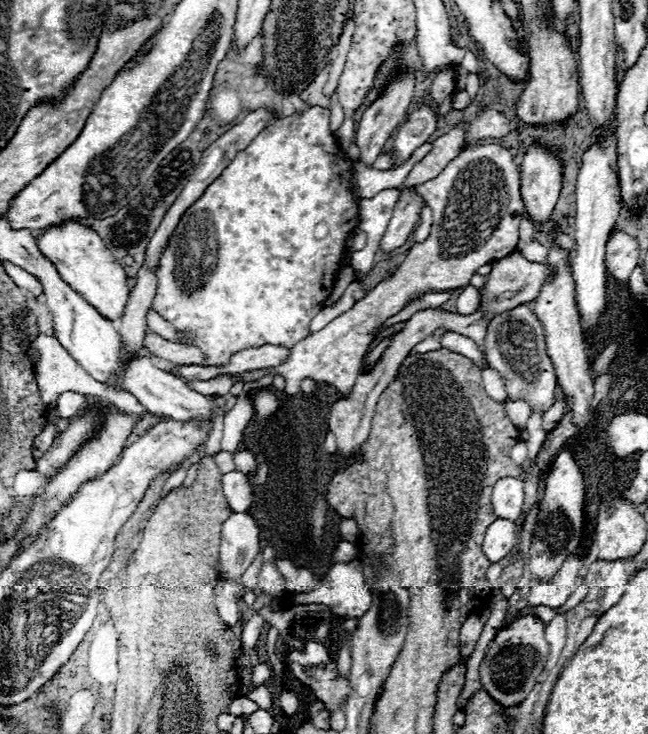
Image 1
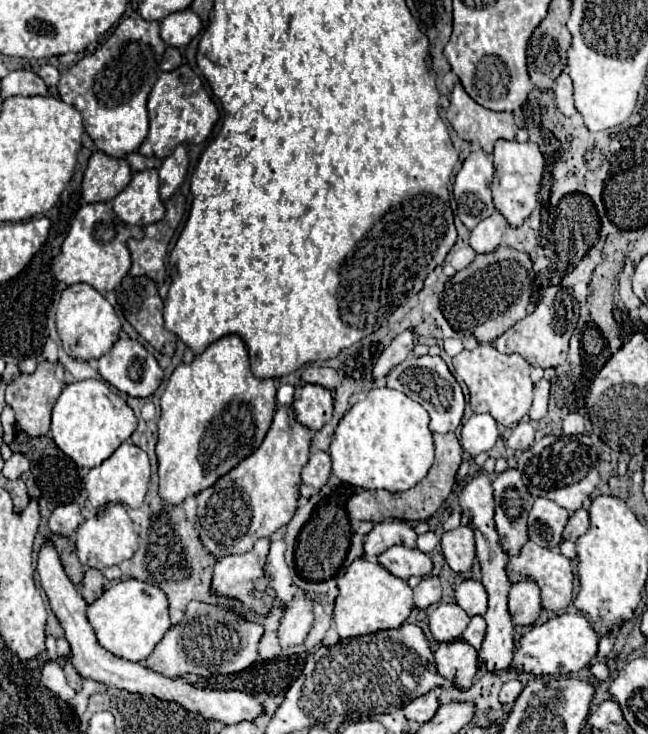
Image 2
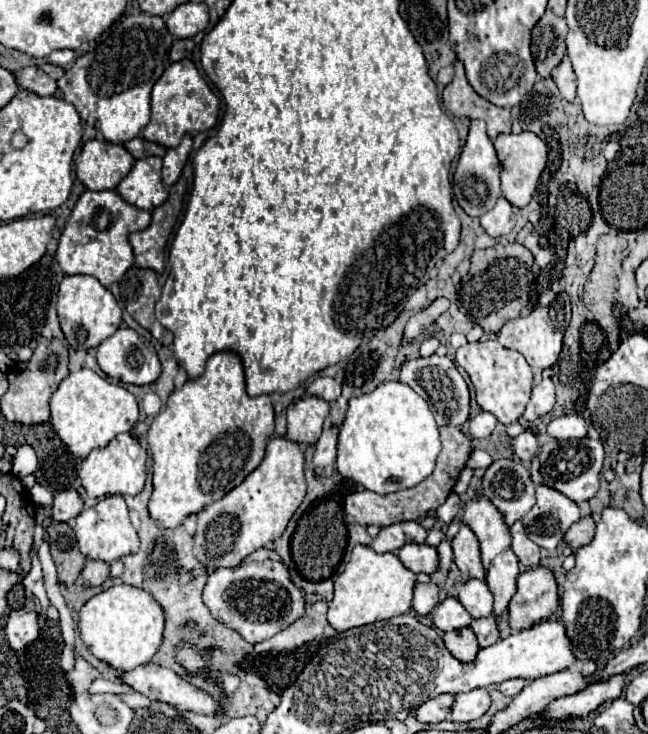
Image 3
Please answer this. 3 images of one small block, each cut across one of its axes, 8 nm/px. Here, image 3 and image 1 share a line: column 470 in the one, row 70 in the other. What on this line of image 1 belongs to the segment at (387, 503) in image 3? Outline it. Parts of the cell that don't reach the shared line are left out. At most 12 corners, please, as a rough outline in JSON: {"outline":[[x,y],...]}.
{"outline":[[440,70],[430,86],[438,114],[452,110],[454,74]]}

